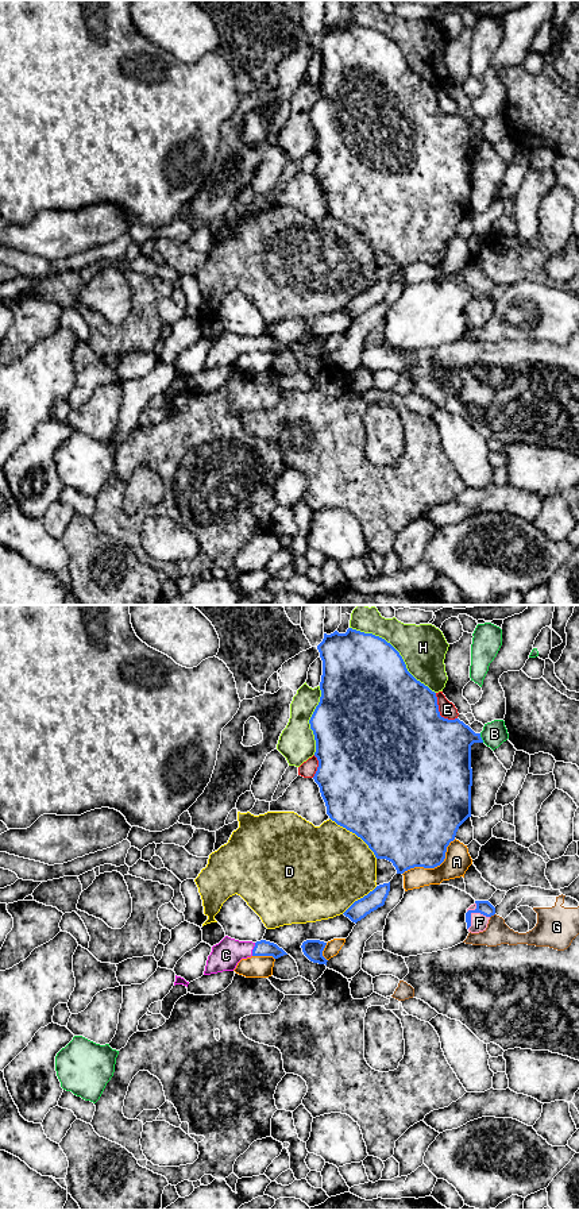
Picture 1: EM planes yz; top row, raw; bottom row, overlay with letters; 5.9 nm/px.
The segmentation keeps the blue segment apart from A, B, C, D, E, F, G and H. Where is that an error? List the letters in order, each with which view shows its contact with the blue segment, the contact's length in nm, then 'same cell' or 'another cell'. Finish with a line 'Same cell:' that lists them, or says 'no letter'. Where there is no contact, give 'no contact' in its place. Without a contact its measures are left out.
A: contact in yz; length 380 nm; another cell
B: contact in yz; length 60 nm; another cell
C: contact in yz; length 80 nm; same cell
D: contact in yz; length 380 nm; another cell
E: contact in yz; length 200 nm; another cell
F: contact in yz; length 170 nm; same cell
G: contact in yz; length 40 nm; another cell
H: contact in yz; length 650 nm; another cell
Same cell: C, F

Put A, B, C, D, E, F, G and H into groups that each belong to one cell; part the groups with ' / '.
A / B / C F / D / E / G / H

